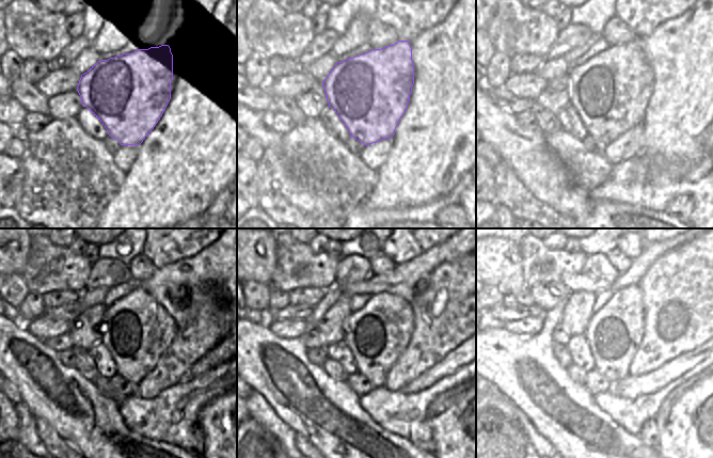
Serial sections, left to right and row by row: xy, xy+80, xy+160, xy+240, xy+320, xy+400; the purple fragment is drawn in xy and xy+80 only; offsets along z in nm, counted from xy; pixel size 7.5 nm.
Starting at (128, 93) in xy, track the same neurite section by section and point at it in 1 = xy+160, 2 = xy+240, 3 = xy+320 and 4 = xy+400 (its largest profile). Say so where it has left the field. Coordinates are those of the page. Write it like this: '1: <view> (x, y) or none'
1: xy+160 (611, 91)
2: xy+240 (137, 330)
3: xy+320 (377, 334)
4: xy+400 (614, 334)

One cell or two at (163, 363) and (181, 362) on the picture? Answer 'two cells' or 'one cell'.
two cells

